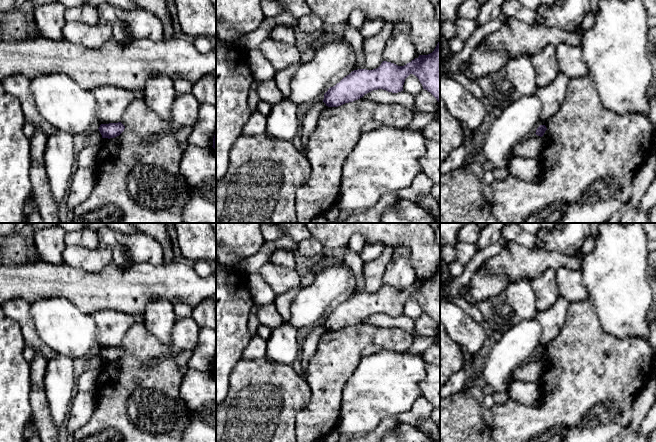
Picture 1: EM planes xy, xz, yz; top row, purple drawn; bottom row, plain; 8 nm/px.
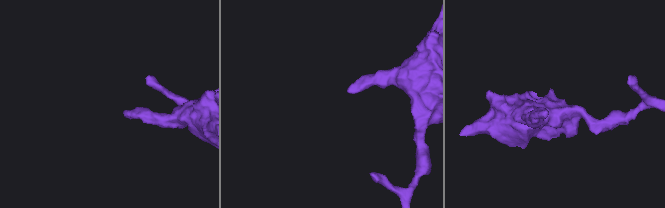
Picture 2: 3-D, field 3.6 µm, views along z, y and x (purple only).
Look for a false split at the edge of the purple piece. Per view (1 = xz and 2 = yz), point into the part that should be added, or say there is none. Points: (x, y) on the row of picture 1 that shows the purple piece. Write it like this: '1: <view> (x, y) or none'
1: none
2: none

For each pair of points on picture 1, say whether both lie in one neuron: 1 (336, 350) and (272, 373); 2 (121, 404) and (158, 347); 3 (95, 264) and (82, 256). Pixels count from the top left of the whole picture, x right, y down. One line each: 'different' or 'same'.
1: different
2: same
3: same

